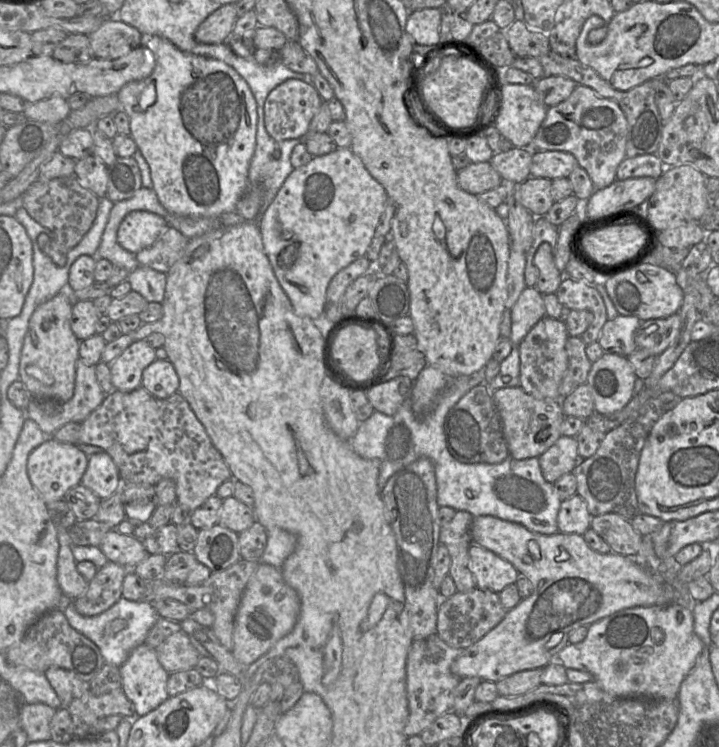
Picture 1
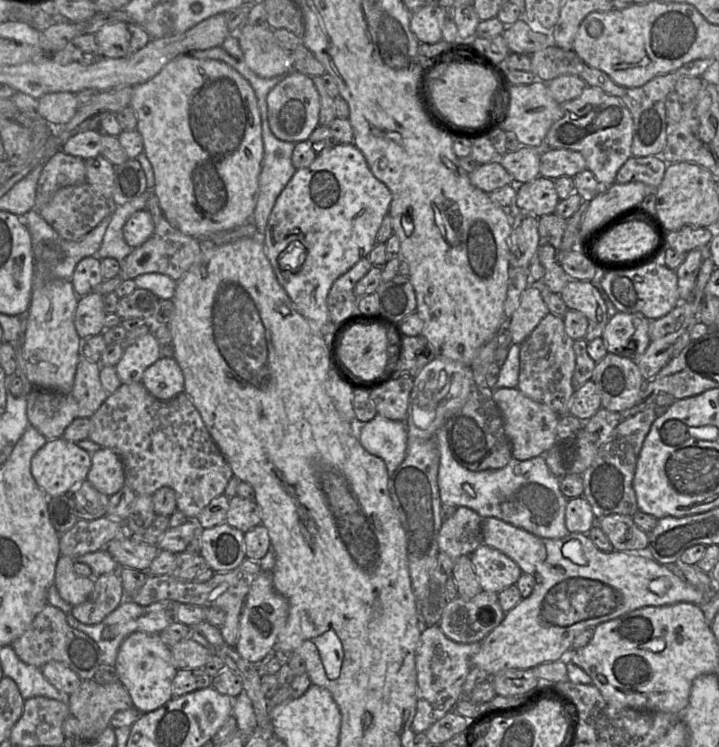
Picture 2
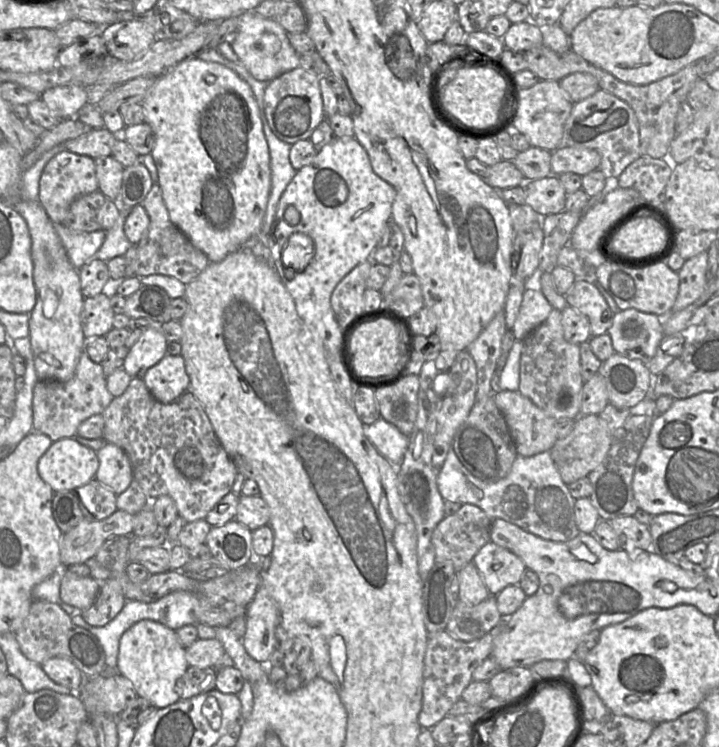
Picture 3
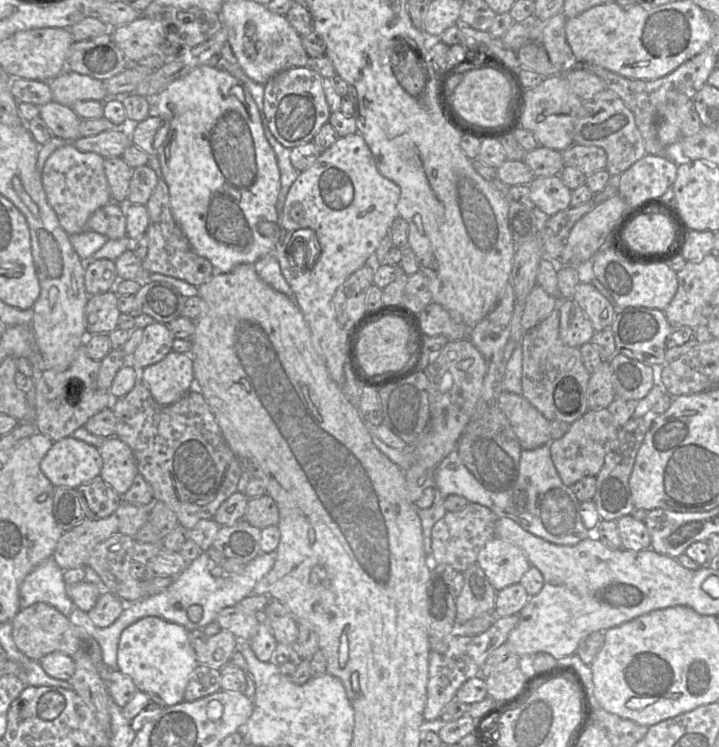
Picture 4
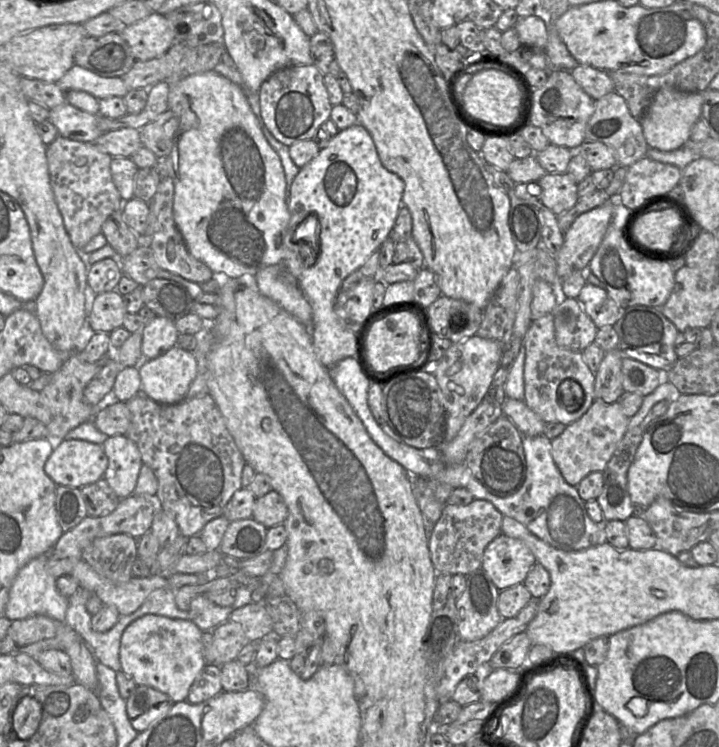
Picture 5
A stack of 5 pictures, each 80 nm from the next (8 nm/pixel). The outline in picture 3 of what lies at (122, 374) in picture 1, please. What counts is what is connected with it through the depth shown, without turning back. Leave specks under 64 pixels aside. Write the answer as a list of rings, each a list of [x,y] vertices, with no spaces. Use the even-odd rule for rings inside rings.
[[[157,325],[143,330],[128,350],[122,368],[132,378],[143,378],[145,372],[167,355],[167,340]]]

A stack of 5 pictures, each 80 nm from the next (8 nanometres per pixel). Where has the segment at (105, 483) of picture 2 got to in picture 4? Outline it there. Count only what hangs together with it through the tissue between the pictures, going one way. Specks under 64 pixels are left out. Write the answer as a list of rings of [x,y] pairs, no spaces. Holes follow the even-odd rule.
[[[108,437],[98,448],[103,460],[99,477],[122,496],[131,487],[138,474],[131,448],[118,437]]]

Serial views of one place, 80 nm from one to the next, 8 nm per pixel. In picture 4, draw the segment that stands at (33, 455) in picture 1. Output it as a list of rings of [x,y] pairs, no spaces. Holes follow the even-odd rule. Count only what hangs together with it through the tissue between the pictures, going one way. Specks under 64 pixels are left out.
[[[72,436],[55,441],[40,463],[54,487],[76,489],[97,478],[102,466],[98,448]]]

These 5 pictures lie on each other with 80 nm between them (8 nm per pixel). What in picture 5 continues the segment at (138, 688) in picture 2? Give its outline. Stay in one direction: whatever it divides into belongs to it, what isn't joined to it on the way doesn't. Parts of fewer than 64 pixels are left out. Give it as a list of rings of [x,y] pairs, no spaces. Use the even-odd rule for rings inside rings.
[[[155,614],[144,615],[126,627],[121,637],[121,671],[137,685],[149,686],[168,695],[174,703],[187,701],[190,687],[206,665],[202,634],[190,620],[172,619]]]

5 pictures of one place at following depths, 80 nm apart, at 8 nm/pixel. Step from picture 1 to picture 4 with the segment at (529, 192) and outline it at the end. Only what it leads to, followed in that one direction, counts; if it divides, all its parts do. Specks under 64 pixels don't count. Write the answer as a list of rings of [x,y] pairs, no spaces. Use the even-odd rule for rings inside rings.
[[[559,175],[535,177],[529,187],[530,197],[541,216],[552,216],[570,207],[572,191]]]

